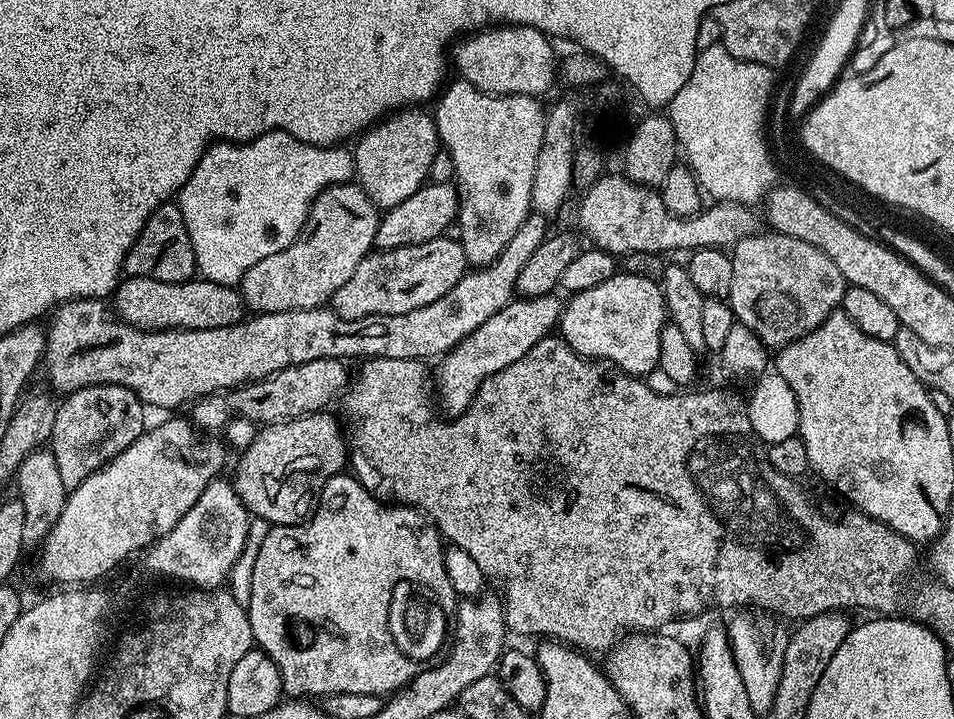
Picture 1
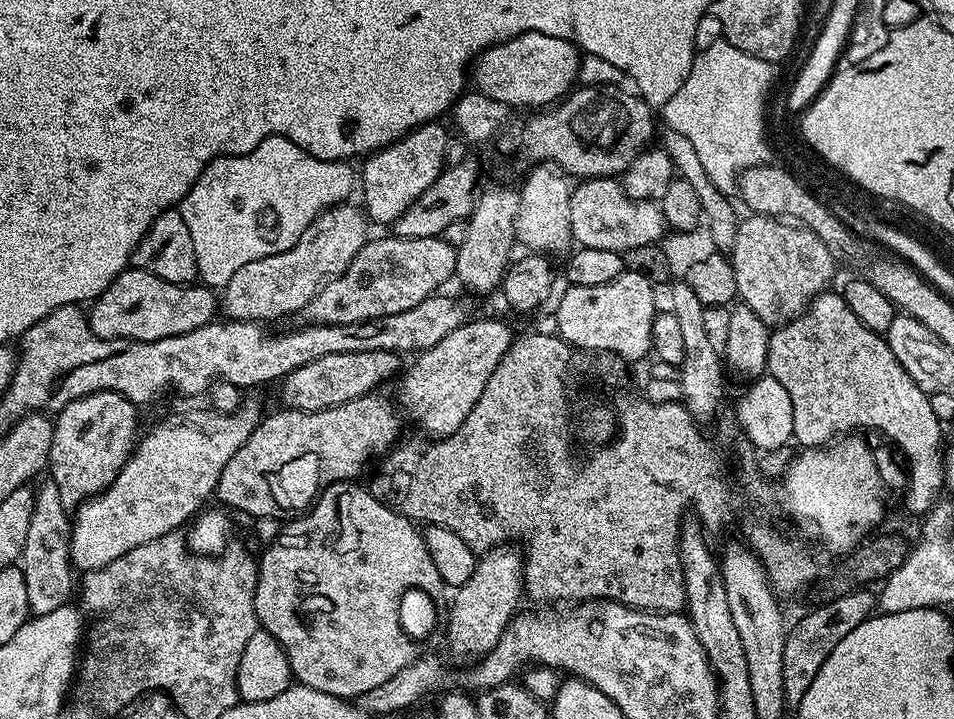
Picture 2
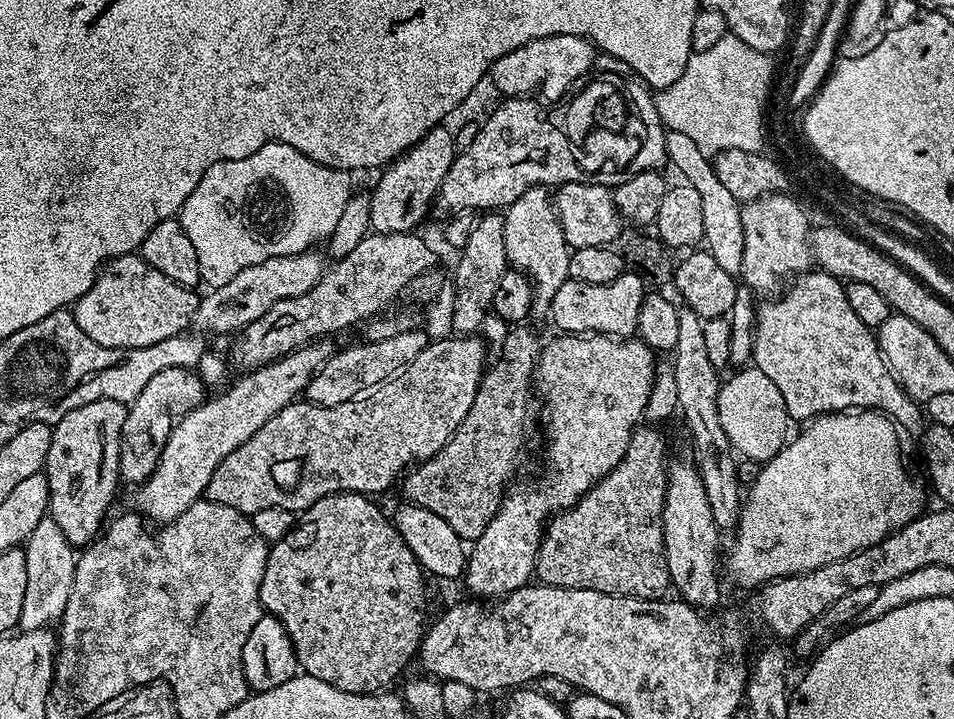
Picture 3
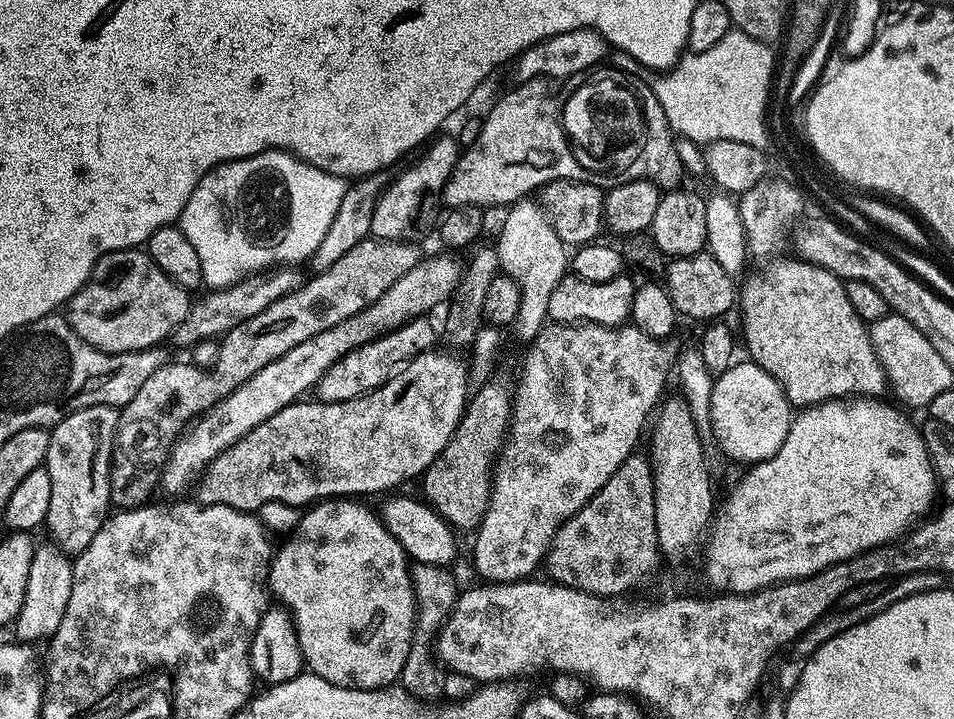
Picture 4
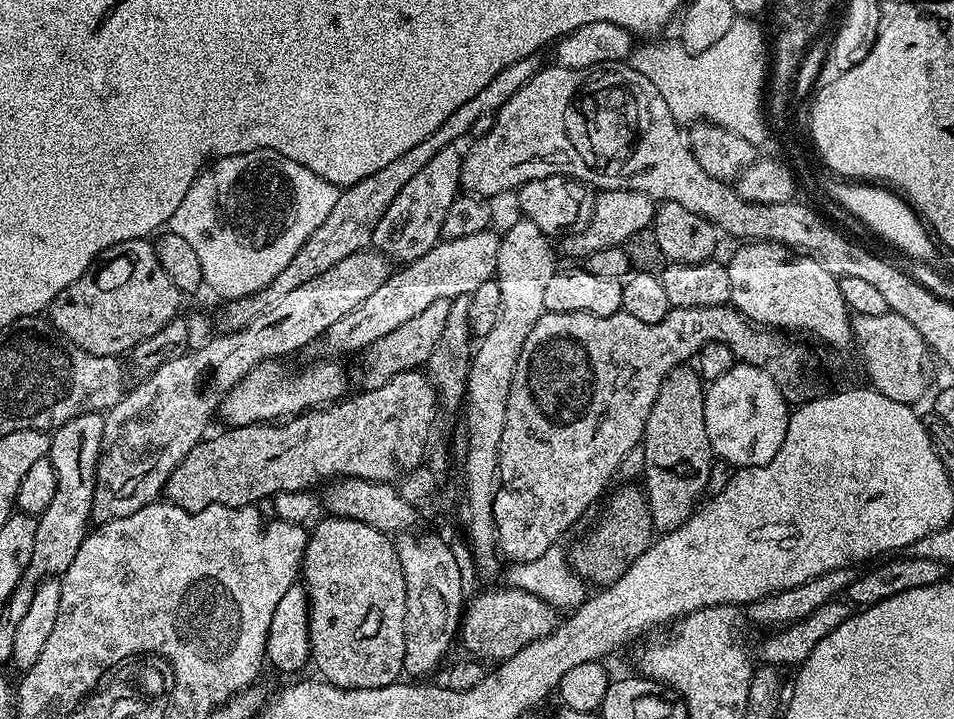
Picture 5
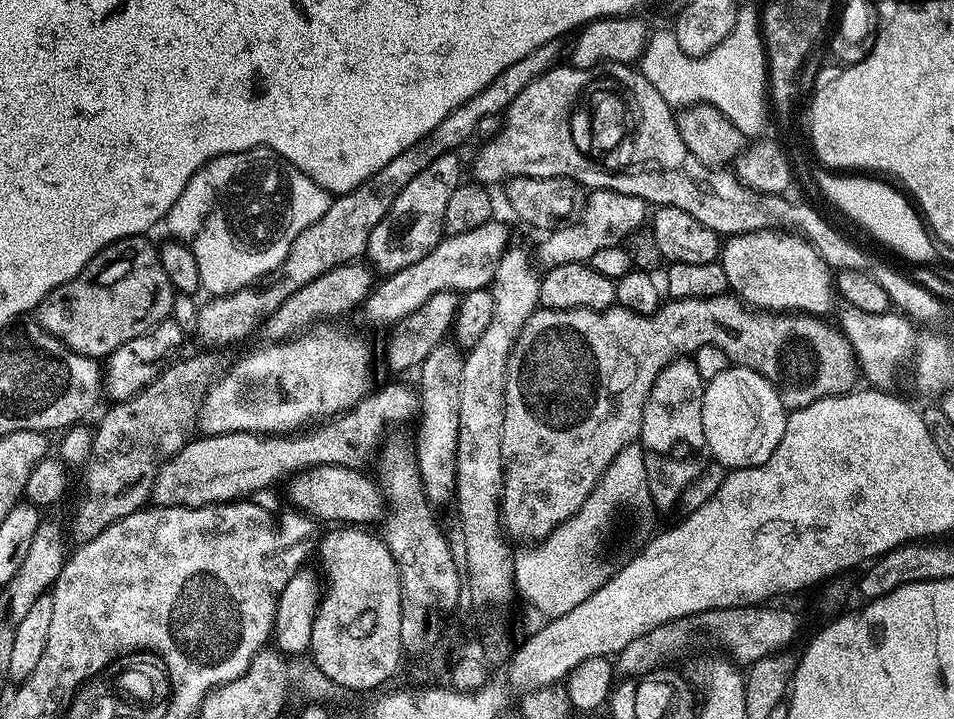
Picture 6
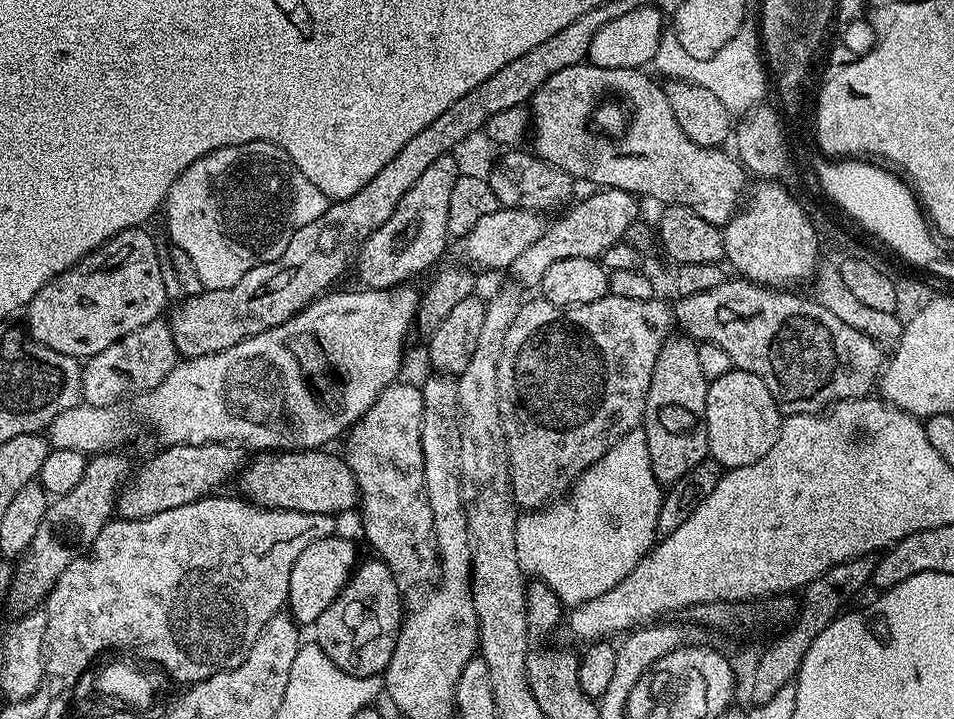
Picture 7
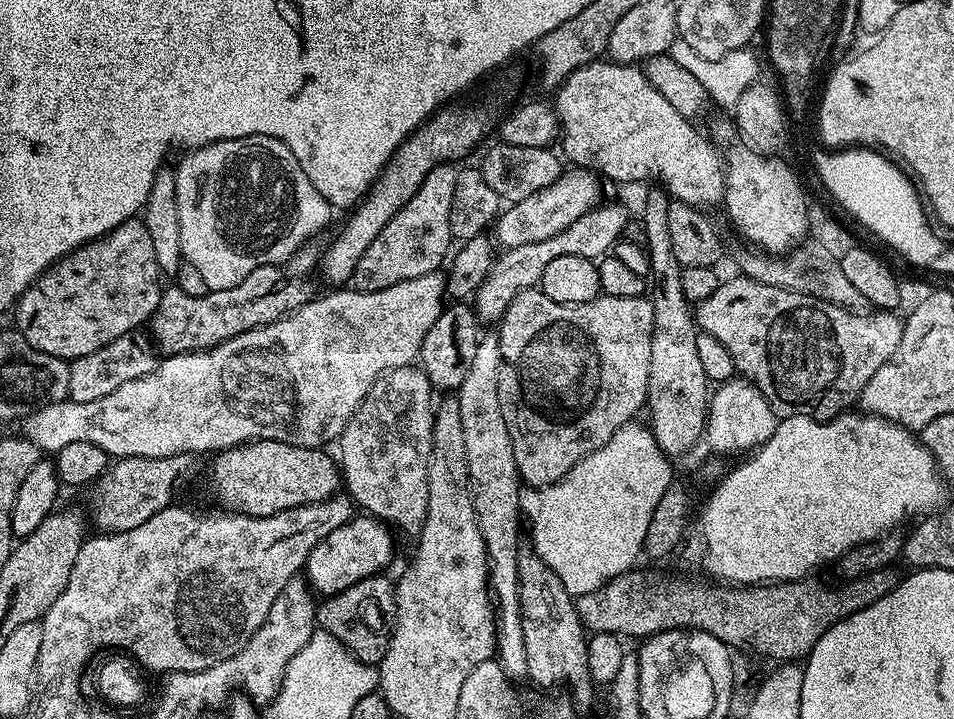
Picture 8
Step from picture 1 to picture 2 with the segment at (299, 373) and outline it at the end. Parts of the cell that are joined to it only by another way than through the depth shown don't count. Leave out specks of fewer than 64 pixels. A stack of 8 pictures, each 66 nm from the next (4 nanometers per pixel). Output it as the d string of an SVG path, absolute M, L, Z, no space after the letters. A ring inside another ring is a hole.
M368 350L362 354L326 354L322 358L314 358L314 362L306 362L306 366L296 368L283 380L279 381L281 405L284 408L296 408L300 412L317 412L334 406L342 406L354 398L362 398L375 393L379 384L384 384L396 371L399 373L401 353L390 350Z

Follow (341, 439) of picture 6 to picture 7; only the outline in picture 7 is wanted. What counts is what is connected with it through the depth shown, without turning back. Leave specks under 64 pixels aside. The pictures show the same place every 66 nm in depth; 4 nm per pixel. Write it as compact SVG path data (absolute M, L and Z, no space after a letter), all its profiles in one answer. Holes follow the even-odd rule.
M169 444L159 449L157 456L149 458L140 472L129 479L129 482L120 491L118 512L125 520L141 520L150 518L154 514L162 514L162 510L174 510L178 506L186 506L190 502L200 500L204 496L213 495L228 479L235 477L241 471L239 447L232 444Z

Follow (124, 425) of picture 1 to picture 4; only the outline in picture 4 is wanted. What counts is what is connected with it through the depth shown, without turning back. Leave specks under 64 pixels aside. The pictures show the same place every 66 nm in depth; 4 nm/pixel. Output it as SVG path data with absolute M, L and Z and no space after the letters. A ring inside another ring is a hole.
M108 404L86 406L62 418L62 422L58 422L48 433L50 446L46 450L43 467L47 468L50 474L50 510L46 514L44 524L52 535L51 543L68 558L79 556L82 550L86 550L86 546L90 546L90 542L94 542L94 534L98 534L98 530L110 515L112 443L119 421L119 411Z

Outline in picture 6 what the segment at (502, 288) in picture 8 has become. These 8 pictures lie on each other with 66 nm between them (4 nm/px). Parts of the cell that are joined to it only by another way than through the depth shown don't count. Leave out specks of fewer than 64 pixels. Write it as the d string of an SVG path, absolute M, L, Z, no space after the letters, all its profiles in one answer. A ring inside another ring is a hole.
M605 188L589 191L584 207L580 209L575 219L561 223L545 235L548 237L541 242L535 259L538 264L540 259L539 267L544 270L554 266L589 263L594 258L594 254L598 254L598 250L606 250L606 246L623 245L630 233L645 227L649 216L649 205L634 194L622 194Z

